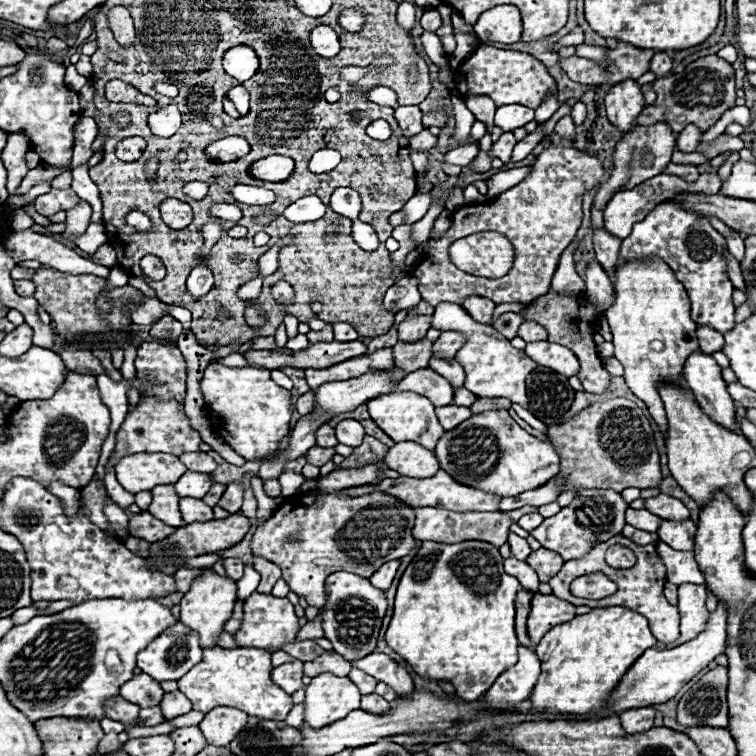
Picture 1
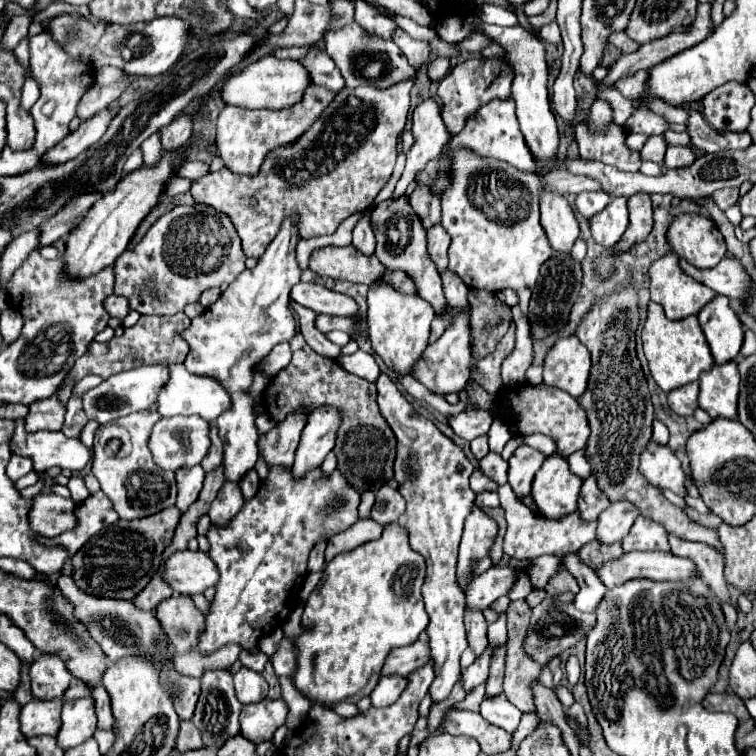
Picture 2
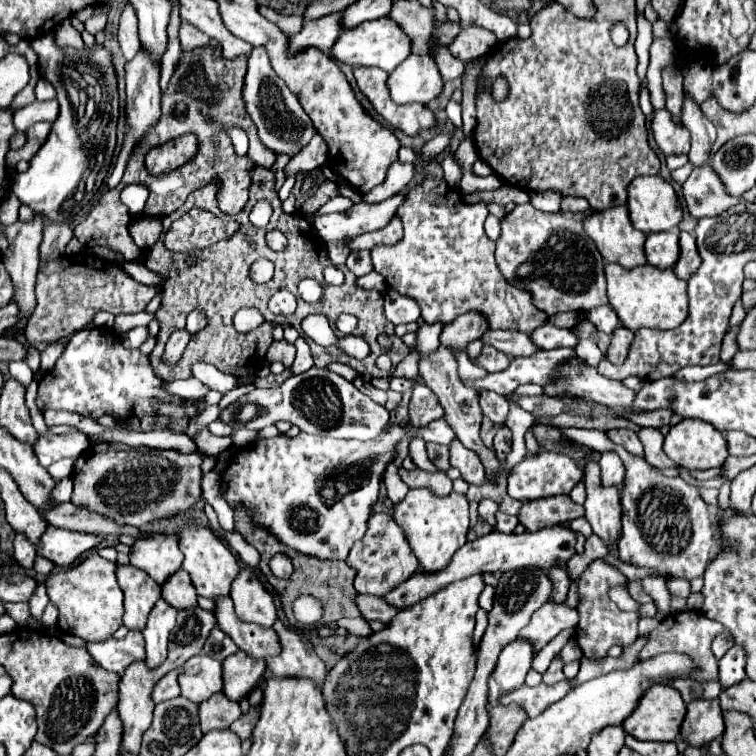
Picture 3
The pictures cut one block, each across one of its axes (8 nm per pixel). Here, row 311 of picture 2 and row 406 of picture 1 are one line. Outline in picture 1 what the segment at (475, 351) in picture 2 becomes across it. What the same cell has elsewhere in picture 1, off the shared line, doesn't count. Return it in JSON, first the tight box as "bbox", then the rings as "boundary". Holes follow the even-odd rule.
{"bbox":[470,398,512,414],"boundary":[[[478,398],[470,408],[474,414],[480,414],[484,410],[500,410],[500,408],[510,408],[512,402],[508,398]]]}

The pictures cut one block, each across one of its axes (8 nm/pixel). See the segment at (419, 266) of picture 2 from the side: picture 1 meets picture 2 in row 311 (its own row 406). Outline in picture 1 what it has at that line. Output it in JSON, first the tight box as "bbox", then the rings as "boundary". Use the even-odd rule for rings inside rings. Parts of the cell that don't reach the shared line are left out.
{"bbox":[396,368,454,408],"boundary":[[[422,368],[418,372],[410,372],[402,384],[396,386],[396,390],[406,390],[406,392],[416,392],[424,398],[428,398],[436,408],[452,404],[454,392],[448,380],[444,376],[438,376],[438,372],[430,368]]]}

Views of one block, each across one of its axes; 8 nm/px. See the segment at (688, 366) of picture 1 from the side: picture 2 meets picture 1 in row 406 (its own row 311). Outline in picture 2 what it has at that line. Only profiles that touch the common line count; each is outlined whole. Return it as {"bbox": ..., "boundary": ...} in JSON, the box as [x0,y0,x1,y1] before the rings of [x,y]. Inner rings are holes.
{"bbox":[698,296,744,364],"boundary":[[[716,296],[710,304],[706,304],[700,310],[698,320],[716,364],[726,364],[740,354],[744,344],[744,330],[726,296]]]}

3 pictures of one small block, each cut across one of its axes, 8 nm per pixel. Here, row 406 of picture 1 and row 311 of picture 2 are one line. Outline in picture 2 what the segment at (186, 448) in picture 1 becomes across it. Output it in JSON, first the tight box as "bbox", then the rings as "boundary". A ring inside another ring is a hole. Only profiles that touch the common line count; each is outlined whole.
{"bbox":[114,204,246,316],"boundary":[[[192,204],[192,206],[176,206],[168,214],[164,214],[160,220],[154,222],[154,226],[144,234],[144,238],[136,244],[134,250],[126,250],[116,262],[114,262],[114,294],[124,296],[130,304],[130,310],[136,310],[138,314],[162,314],[170,316],[176,312],[182,312],[188,304],[194,304],[200,300],[200,294],[212,286],[222,286],[224,282],[230,284],[244,268],[246,256],[240,248],[240,236],[232,224],[232,220],[206,204]]]}

